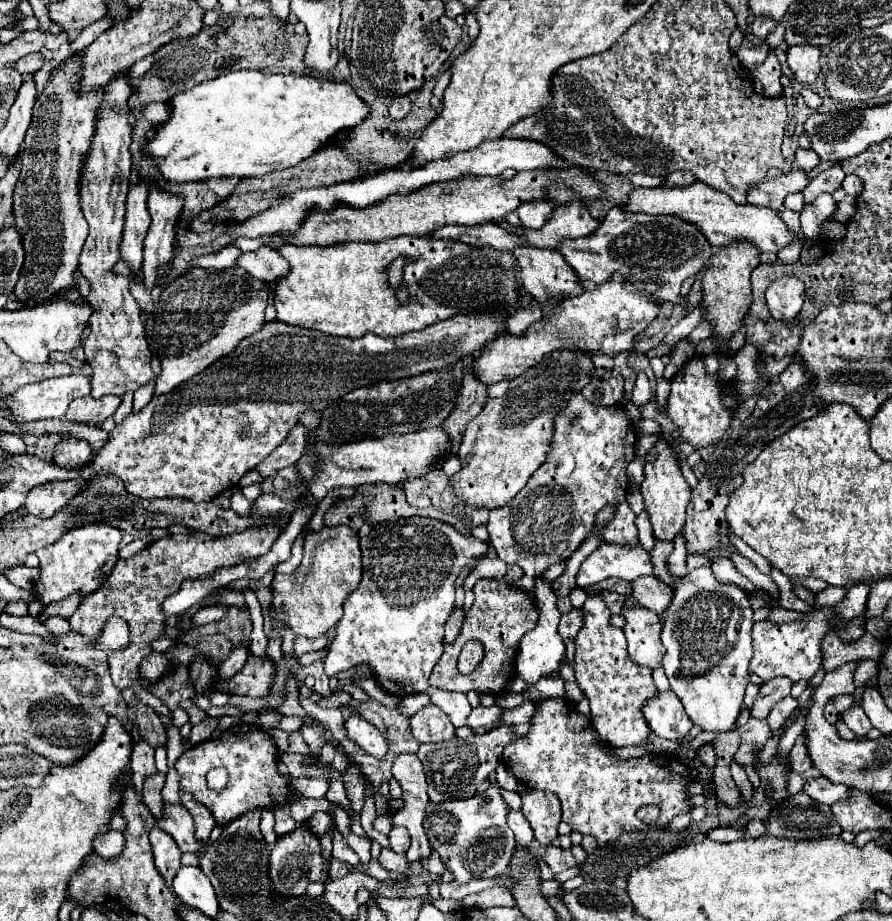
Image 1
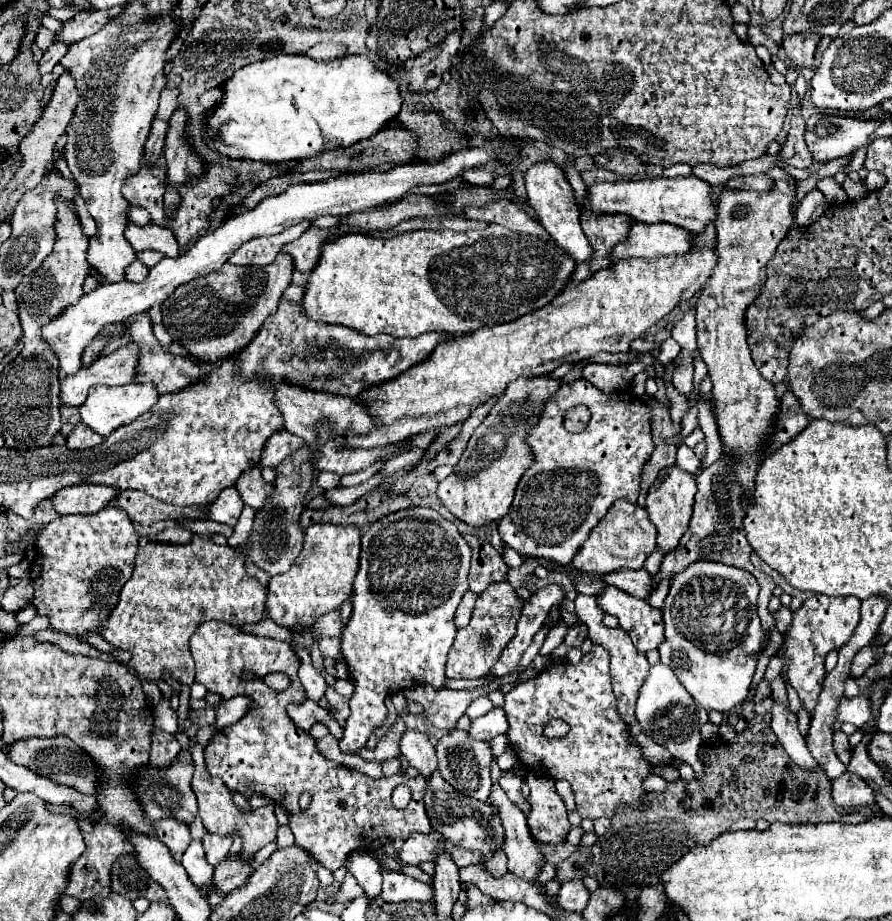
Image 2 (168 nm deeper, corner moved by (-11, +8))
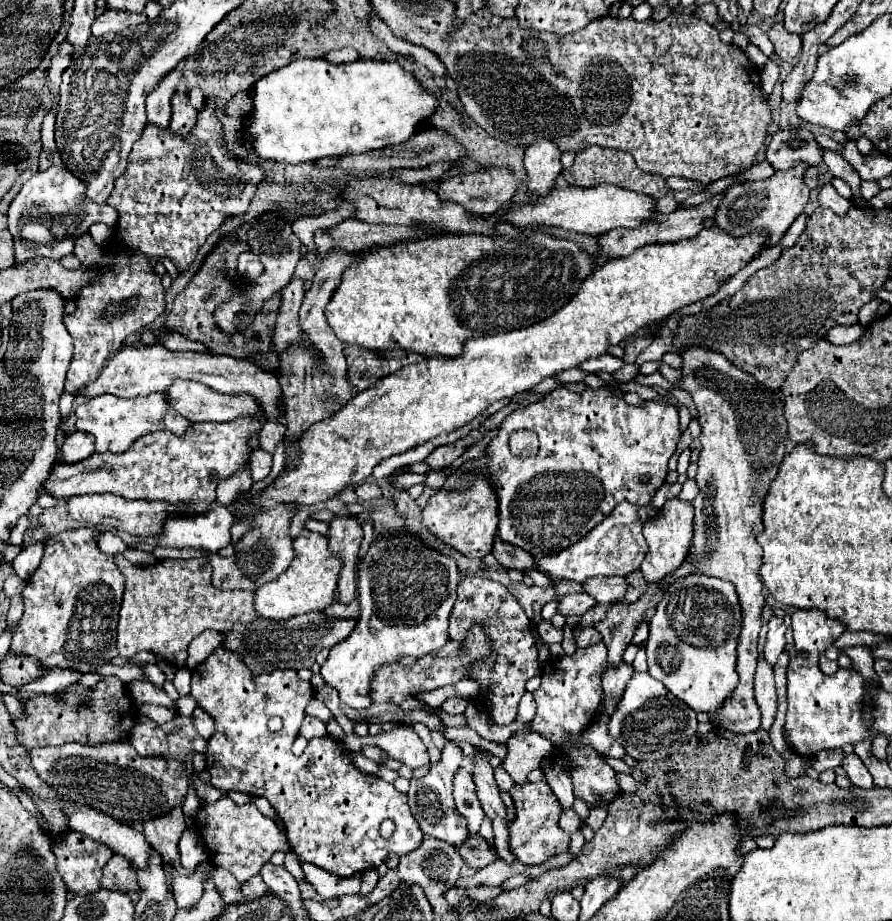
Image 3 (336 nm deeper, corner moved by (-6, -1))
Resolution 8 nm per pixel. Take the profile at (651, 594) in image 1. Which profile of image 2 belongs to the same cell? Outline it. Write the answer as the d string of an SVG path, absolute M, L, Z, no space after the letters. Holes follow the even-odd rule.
M623 569L619 573L607 575L605 581L617 589L623 589L625 593L631 593L637 599L647 599L655 589L653 575L647 573L647 569L637 569L637 571Z

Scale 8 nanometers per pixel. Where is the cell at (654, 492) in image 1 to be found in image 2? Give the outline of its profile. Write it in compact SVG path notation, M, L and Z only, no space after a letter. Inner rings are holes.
M677 465L667 467L661 479L661 485L653 485L647 493L647 503L645 509L649 513L649 519L653 521L653 525L657 527L657 545L669 553L671 549L677 547L679 539L683 537L683 533L689 527L691 521L691 509L693 509L693 497L697 493L697 481L693 473L687 473L683 469L679 469Z

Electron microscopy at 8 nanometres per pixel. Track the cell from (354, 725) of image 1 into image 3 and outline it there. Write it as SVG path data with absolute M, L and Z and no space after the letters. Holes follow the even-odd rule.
M386 536L372 542L366 558L358 568L358 598L360 598L360 616L358 626L344 642L336 644L330 650L328 660L320 666L322 680L336 688L340 702L348 704L354 710L366 710L370 702L370 678L374 670L382 664L390 664L400 656L416 656L434 652L448 642L448 614L456 602L456 586L460 574L456 562L436 550L430 550L414 536Z

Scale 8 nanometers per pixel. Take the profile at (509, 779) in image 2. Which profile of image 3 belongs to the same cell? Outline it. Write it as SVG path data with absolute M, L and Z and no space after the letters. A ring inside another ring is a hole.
M502 766L494 768L494 776L496 776L496 784L498 784L498 788L500 788L502 792L508 792L508 790L514 786L512 776L510 776Z

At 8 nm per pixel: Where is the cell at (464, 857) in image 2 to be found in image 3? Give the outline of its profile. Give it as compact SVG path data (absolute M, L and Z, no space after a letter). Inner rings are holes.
M476 834L474 838L466 838L466 840L460 844L458 852L464 856L464 862L466 862L470 868L474 868L474 870L484 868L484 866L492 864L492 862L498 858L496 852L494 852L494 848L492 848L480 834Z

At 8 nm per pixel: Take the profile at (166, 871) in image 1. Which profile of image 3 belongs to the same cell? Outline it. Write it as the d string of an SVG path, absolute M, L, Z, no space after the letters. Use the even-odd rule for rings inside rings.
M176 806L168 814L156 818L156 820L146 820L144 824L144 838L148 844L152 844L164 858L164 862L170 862L176 870L184 872L178 862L178 838L182 836L182 830L186 828L184 824L184 814L182 808Z

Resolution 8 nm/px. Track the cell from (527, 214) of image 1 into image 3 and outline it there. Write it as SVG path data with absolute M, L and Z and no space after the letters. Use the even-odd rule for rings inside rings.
M540 138L526 148L524 166L528 176L528 182L526 182L528 194L540 198L554 188L554 178L560 176L560 170L562 170L560 156L562 152L558 144L548 138Z

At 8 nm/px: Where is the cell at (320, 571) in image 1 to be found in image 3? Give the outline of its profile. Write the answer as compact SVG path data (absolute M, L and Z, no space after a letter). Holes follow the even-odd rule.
M304 530L294 540L294 560L290 566L274 582L268 582L254 592L254 608L262 618L270 620L286 620L298 614L324 610L334 602L334 594L338 590L338 574L340 562L330 554L328 538L318 532Z

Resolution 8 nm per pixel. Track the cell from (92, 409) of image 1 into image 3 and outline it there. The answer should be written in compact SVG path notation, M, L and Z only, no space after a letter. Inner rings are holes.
M150 394L150 396L136 396L136 398L110 398L98 396L90 398L76 408L76 430L90 432L96 436L96 452L112 452L122 454L126 452L140 436L152 434L156 430L170 430L176 436L184 436L184 432L192 426L188 418L174 412L166 400L166 394Z

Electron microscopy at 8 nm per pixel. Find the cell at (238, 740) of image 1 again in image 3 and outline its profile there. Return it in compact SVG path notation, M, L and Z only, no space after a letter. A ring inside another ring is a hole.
M216 648L200 666L192 670L190 694L198 706L214 718L214 734L210 736L206 750L206 770L210 772L210 784L222 792L236 790L250 796L264 796L284 820L286 836L296 856L302 862L316 864L318 868L342 878L378 868L388 858L388 854L401 857L416 850L424 834L410 814L406 794L398 792L382 778L358 770L348 754L344 754L340 748L340 742L336 742L332 736L312 738L300 756L290 752L302 724L302 700L308 700L310 696L308 690L304 694L304 688L312 688L312 684L300 680L294 670L274 670L272 674L252 676L252 672L236 654L226 654L226 650L220 648ZM270 716L280 716L284 720L284 728L280 732L268 732L266 722ZM310 758L314 758L314 764L308 768L306 762ZM386 818L394 820L396 824L396 830L388 839L380 838L378 834L380 822Z

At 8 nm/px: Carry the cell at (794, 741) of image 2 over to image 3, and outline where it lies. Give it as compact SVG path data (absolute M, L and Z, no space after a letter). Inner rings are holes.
M764 654L758 656L756 702L762 710L762 728L768 730L774 722L774 716L776 716L776 688L774 688L773 667L766 662Z

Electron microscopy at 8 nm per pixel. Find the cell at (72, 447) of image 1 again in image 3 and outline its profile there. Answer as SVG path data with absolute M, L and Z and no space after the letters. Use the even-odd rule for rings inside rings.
M72 432L64 440L62 458L66 464L76 464L94 454L94 436L88 432Z

